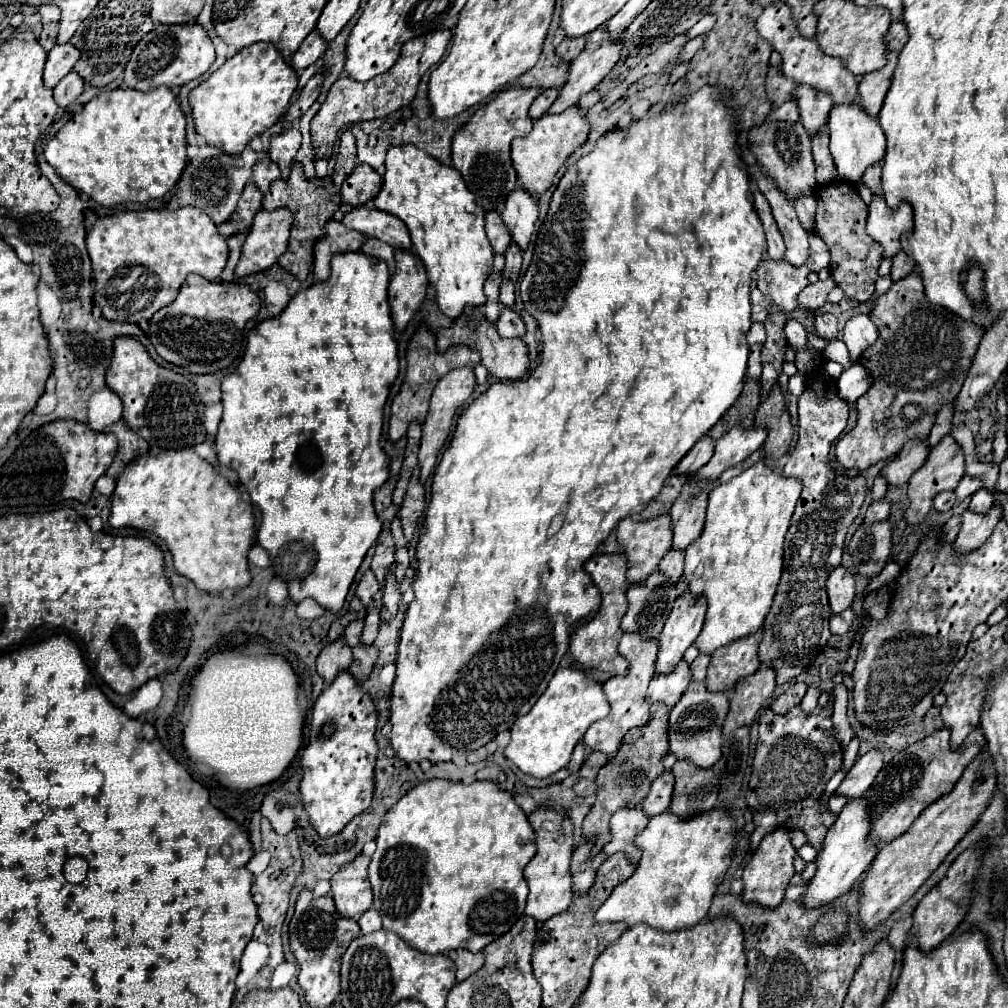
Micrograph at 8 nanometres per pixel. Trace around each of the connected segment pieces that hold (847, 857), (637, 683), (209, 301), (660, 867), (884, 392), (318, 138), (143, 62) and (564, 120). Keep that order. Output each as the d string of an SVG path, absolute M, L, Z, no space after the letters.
M863 797L849 799L843 811L837 815L837 821L827 831L823 849L815 859L817 873L807 883L807 889L803 893L803 903L807 907L827 907L839 895L847 893L855 885L855 881L861 879L861 875L867 871L875 855L879 853L879 845L867 845L869 831L871 831L871 813L867 813L867 801L863 801Z
M625 633L621 637L619 653L623 653L623 657L631 663L631 667L625 675L611 677L607 683L603 683L603 691L611 703L611 713L603 721L597 721L587 729L583 741L591 751L601 751L613 757L619 751L619 745L623 737L627 735L627 731L633 727L643 727L649 721L651 713L649 713L649 703L645 695L647 695L647 685L655 675L657 651L659 651L659 643L655 637L643 637L637 633Z
M191 275L185 279L177 299L159 309L149 321L149 339L161 359L189 373L215 373L227 369L243 345L245 323L259 313L261 299L243 283L219 283Z
M711 809L711 813L699 813L695 821L679 821L675 813L659 813L659 817L651 817L649 825L639 833L635 843L643 849L639 867L635 869L633 877L621 883L609 899L601 905L601 909L595 913L597 923L605 921L623 921L629 927L637 923L649 923L655 929L661 931L679 931L685 927L693 927L701 923L707 917L711 899L719 887L721 877L727 873L735 845L737 845L737 825L735 819L727 809Z
M913 271L907 277L895 281L891 289L877 299L873 311L869 313L871 321L879 327L879 339L863 353L859 361L873 375L873 385L857 401L857 425L835 445L835 457L845 469L855 467L865 471L879 461L895 457L905 441L913 437L925 439L935 423L935 415L943 405L957 397L969 373L971 361L977 353L977 345L985 329L979 329L979 325L975 325L973 321L963 321L963 317L955 317L955 313L943 309L941 305L931 305L925 299L923 291L925 289L921 283L921 275Z
M437 29L435 33L415 37L413 41L405 43L399 61L387 73L377 75L367 83L359 83L351 77L341 77L331 85L325 103L321 105L319 113L311 121L311 137L313 137L313 149L315 149L315 169L317 169L319 177L327 175L327 161L331 159L331 153L333 153L335 135L351 123L385 117L385 115L389 115L389 113L393 113L401 107L407 107L415 99L417 85L419 85L421 77L425 75L425 71L431 69L433 65L437 65L441 61L441 57L445 55L449 39L451 39L451 31L447 31L447 29Z
M199 23L157 25L133 49L133 55L123 71L123 81L127 87L137 91L153 91L161 85L181 87L201 77L211 67L213 61L215 61L215 47L207 31Z
M577 105L571 109L565 109L559 115L545 113L543 117L539 117L533 123L531 133L523 139L515 139L513 147L511 147L511 159L513 159L517 177L521 181L521 187L527 189L533 197L543 195L553 185L553 177L563 167L567 157L573 155L573 151L587 141L589 131L591 131L591 125L589 125L583 109Z

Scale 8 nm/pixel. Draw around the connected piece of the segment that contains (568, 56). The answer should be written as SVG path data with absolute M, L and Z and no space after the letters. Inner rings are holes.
M575 37L575 39L563 39L559 45L557 45L557 55L565 61L573 61L585 47L585 37Z

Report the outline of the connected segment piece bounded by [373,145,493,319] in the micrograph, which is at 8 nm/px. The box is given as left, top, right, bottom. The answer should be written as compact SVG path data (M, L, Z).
M413 145L391 147L385 159L383 189L373 203L407 225L413 251L425 263L427 277L437 291L439 309L447 317L455 319L467 305L485 305L483 281L493 271L493 249L485 233L485 209L467 191L457 169L441 165Z

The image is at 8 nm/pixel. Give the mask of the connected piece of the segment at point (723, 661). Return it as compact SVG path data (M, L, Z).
M763 631L743 637L743 641L733 641L711 655L711 665L707 669L707 687L715 693L729 693L735 681L755 673L761 665L759 661L759 637Z

